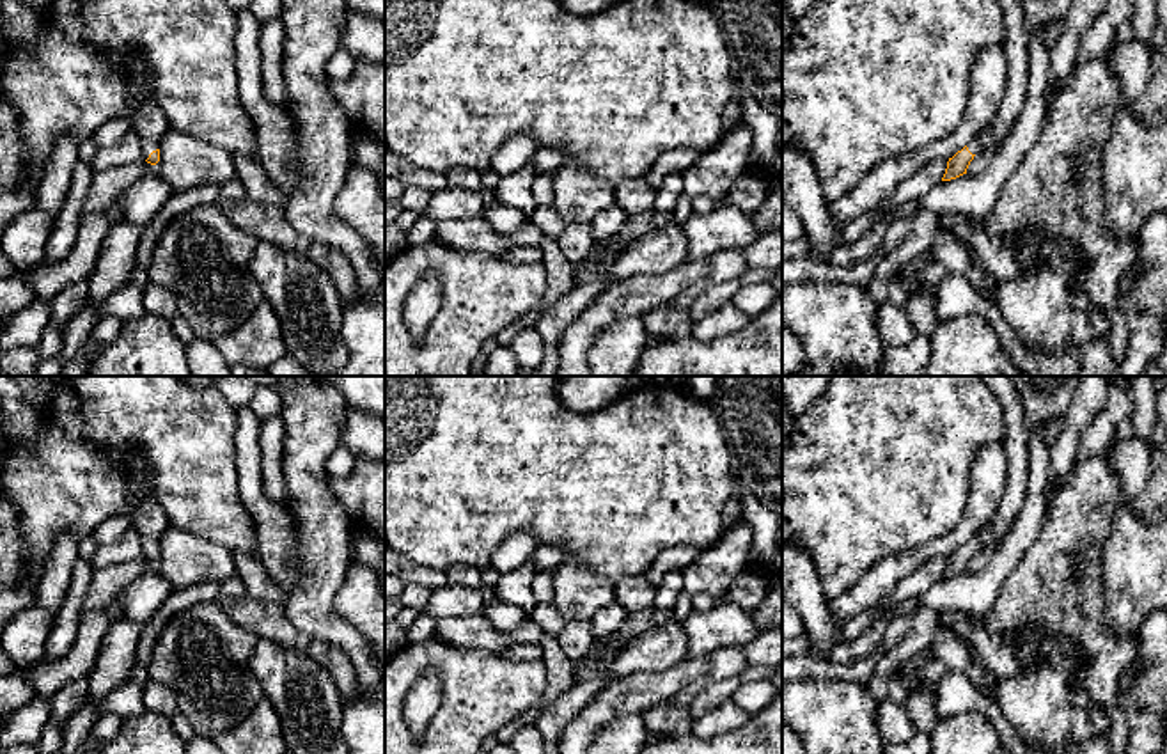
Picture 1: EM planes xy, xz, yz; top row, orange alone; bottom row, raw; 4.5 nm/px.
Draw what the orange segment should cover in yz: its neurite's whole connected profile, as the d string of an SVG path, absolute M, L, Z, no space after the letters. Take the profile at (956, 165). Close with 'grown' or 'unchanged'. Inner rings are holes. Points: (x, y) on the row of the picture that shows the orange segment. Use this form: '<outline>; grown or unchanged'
M997 0L1006 21L1007 89L993 122L947 161L942 181L967 174L975 154L997 151L1018 121L1029 89L1029 32L1022 0Z; grown

